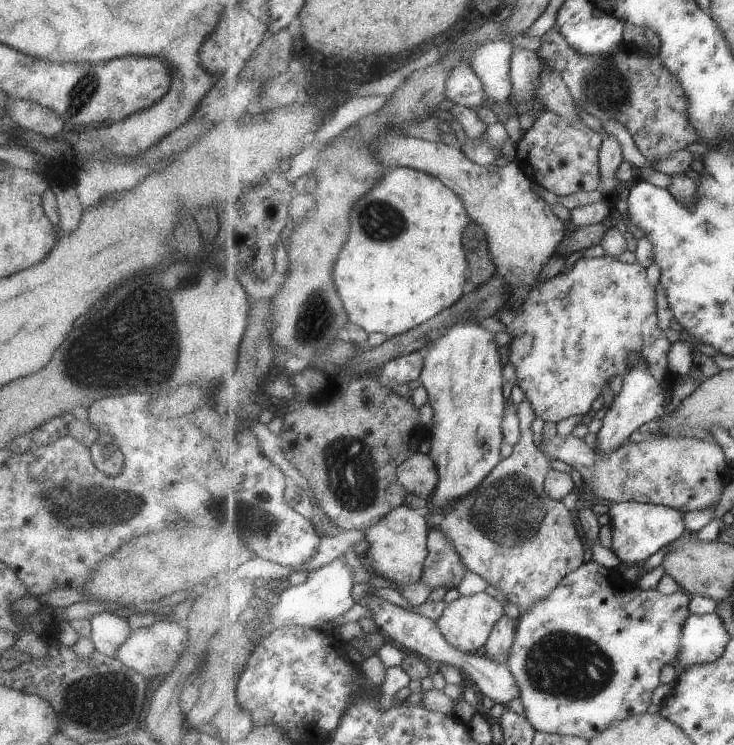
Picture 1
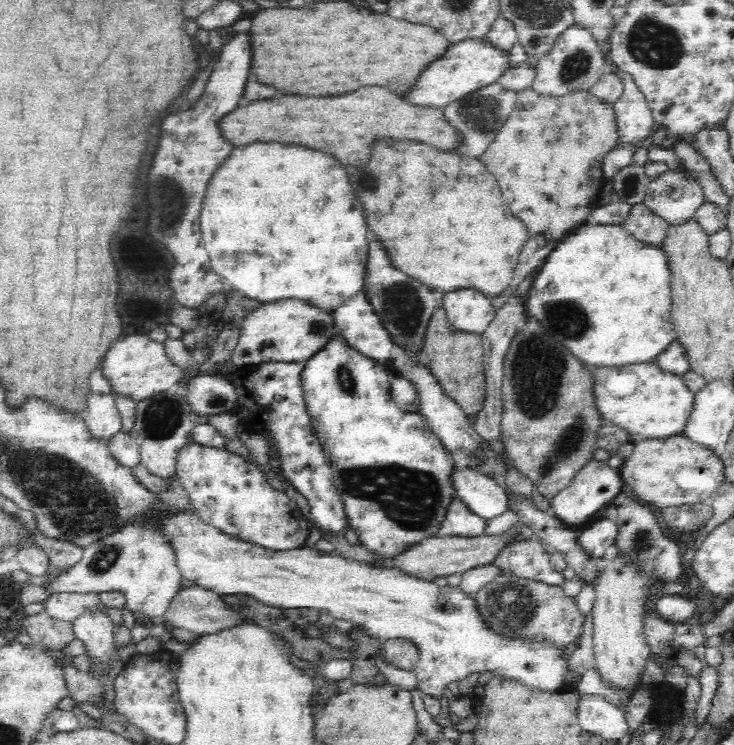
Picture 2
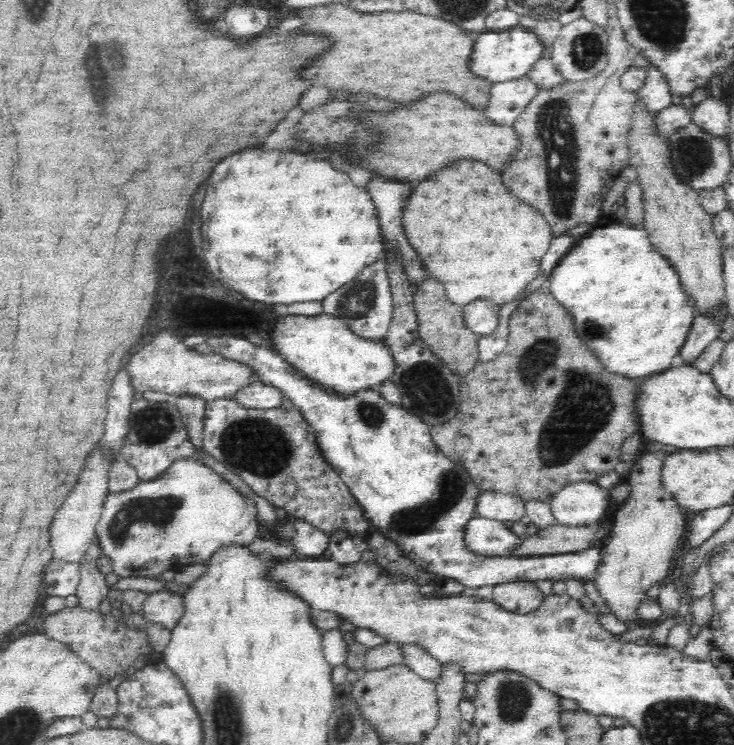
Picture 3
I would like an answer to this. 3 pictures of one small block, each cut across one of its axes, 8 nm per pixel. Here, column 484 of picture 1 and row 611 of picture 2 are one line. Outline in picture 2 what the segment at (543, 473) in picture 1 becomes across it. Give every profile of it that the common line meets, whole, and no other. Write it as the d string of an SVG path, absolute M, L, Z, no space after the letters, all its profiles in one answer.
M501 572L475 595L482 617L490 629L504 635L526 635L550 641L554 645L578 644L583 632L584 618L577 611L575 600L564 594L562 587L520 578L514 573Z

